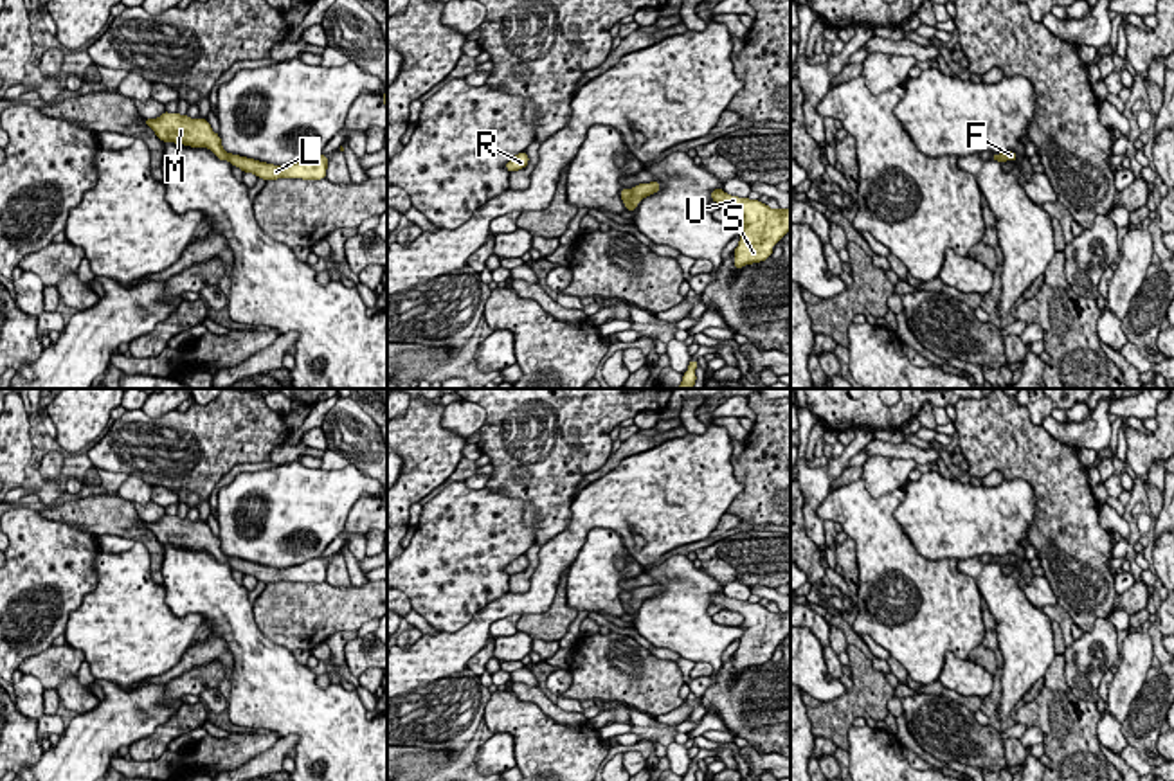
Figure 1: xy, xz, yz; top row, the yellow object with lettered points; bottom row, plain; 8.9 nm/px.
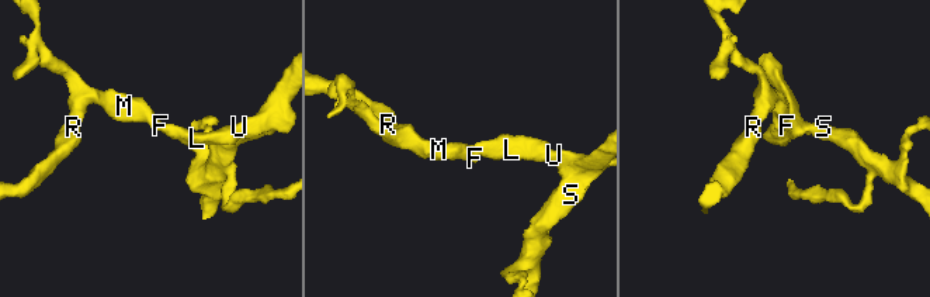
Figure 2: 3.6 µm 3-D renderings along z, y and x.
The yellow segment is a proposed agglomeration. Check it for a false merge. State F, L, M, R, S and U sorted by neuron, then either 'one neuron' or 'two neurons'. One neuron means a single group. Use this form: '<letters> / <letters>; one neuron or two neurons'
F L M R S U; one neuron

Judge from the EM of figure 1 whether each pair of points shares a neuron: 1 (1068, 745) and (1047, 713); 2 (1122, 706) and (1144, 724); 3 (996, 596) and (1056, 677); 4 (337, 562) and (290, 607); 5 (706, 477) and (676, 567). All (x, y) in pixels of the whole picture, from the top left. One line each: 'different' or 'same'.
1: same
2: different
3: different
4: different
5: different

